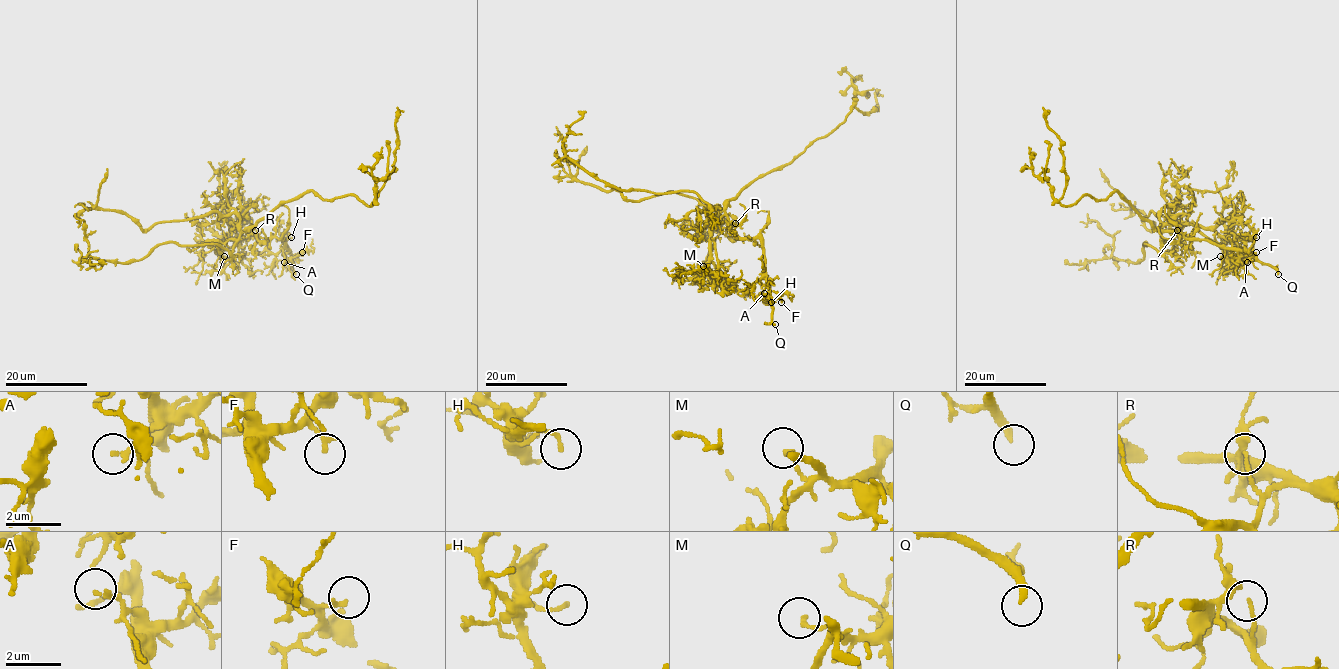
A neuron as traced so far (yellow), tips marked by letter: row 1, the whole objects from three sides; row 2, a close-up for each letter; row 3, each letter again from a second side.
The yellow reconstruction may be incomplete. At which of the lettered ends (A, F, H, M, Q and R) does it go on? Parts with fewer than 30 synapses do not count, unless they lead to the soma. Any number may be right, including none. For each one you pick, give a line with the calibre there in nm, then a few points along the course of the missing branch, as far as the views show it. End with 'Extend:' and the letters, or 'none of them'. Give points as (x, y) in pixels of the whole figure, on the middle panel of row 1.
Q: 260 nm | (775, 324), (802, 334), (804, 348), (800, 349), (841, 356), (864, 366), (831, 369)
Extend: Q

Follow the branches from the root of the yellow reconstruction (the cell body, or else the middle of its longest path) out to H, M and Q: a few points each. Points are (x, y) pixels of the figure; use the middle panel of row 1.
H: (738, 193), (725, 210), (727, 223), (739, 237), (761, 241), (770, 293), (764, 299), (771, 302)
M: (738, 193), (716, 211), (711, 241), (718, 269), (709, 272), (703, 266)
Q: (738, 193), (725, 210), (727, 223), (739, 237), (761, 241), (772, 322), (775, 324)

